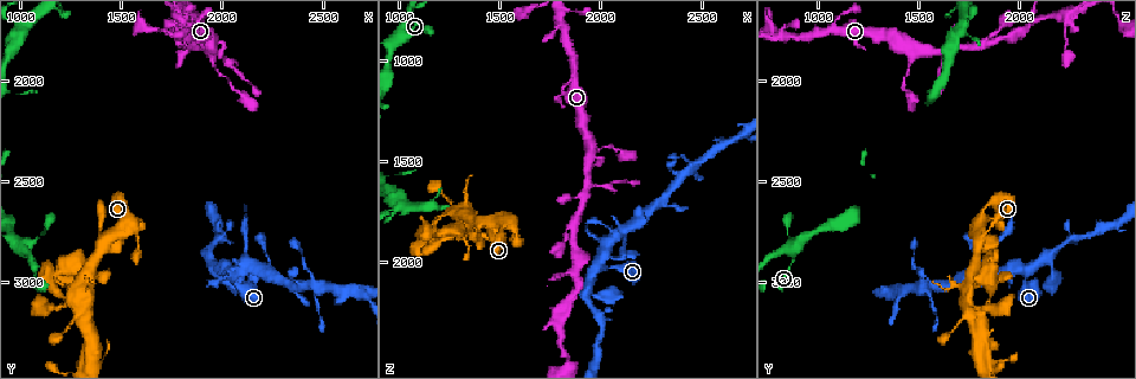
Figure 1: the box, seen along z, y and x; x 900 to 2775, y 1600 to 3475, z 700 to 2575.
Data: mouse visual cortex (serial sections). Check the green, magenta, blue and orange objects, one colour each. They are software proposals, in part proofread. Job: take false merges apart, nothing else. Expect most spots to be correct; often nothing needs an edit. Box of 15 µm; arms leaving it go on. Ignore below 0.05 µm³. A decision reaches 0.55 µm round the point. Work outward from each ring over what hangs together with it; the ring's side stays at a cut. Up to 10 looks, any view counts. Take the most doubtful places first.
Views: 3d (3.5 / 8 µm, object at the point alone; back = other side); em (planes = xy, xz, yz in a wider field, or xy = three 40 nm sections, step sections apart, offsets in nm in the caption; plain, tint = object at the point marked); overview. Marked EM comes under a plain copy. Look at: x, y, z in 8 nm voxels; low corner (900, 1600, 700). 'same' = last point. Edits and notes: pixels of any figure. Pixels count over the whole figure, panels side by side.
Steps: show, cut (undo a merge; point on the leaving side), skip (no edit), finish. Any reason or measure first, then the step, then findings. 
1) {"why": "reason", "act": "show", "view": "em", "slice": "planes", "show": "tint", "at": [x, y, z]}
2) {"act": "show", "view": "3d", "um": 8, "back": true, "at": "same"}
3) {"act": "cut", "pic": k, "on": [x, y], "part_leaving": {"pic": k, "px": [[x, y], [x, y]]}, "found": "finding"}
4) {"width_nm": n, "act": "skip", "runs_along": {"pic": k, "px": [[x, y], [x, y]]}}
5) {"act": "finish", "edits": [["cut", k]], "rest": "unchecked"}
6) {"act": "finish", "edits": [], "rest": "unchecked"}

{"why": "narrows sharply", "act": "show", "view": "3d", "um": 8, "at": [1090, 2760, 860]}

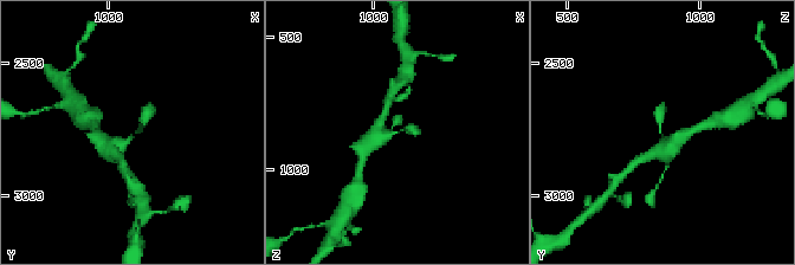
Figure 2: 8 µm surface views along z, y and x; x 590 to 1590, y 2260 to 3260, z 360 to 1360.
{"act": "show", "view": "3d", "um": 3.5, "at": [1110, 2760, 860]}

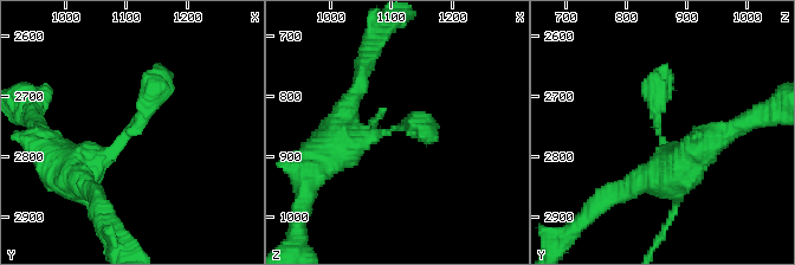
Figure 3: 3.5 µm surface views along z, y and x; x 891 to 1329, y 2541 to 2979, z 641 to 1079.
{"why": "now the EM", "act": "show", "view": "em", "slice": "xy", "step": 5, "show": "tint", "at": [1105, 2760, 860]}

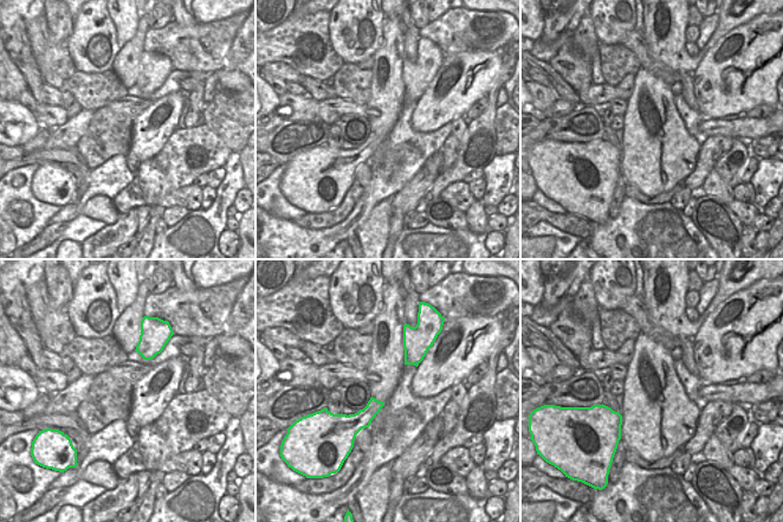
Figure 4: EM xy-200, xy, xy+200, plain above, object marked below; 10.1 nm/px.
{"act": "skip", "runs_along": {"pic": 3, "px": [[83, 187], [141, 122], [155, 68]]}, "found": "all the same cell"}

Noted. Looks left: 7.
{"why": "a fork", "act": "show", "view": "3d", "um": 8, "at": [1940, 1860, 1600]}

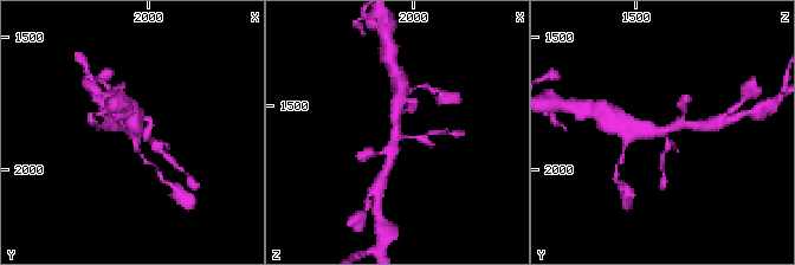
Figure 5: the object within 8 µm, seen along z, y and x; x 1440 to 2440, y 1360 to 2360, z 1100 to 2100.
{"act": "show", "view": "em", "slice": "xy", "step": 5, "show": "tint", "at": [1940, 1860, 1600]}

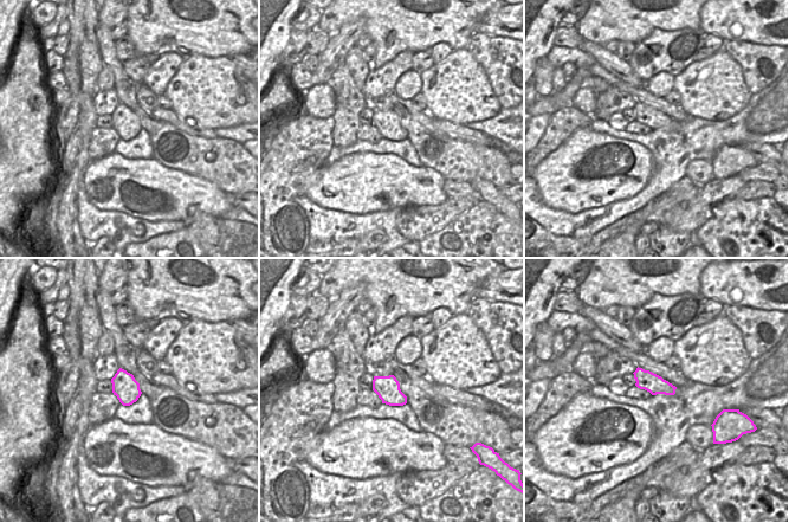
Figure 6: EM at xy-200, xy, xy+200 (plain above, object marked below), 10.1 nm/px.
{"width_nm": 240, "act": "skip", "runs_along": {"pic": 5, "px": [[399, 98], [395, 135], [388, 163]]}, "found": "continuous, no second cell"}

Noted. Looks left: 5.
{"why": "calibre changes", "act": "show", "view": "3d", "um": 3.5, "at": [1880, 1730, 2030]}

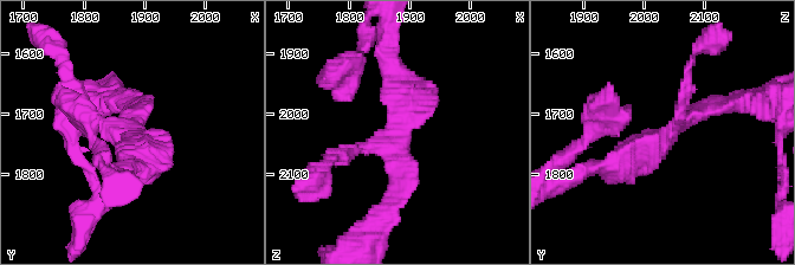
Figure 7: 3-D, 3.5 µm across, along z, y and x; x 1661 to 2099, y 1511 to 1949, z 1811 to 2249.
{"why": "now the EM", "act": "show", "view": "em", "slice": "xy", "step": 2, "show": "tint", "at": [1880, 1740, 2030]}

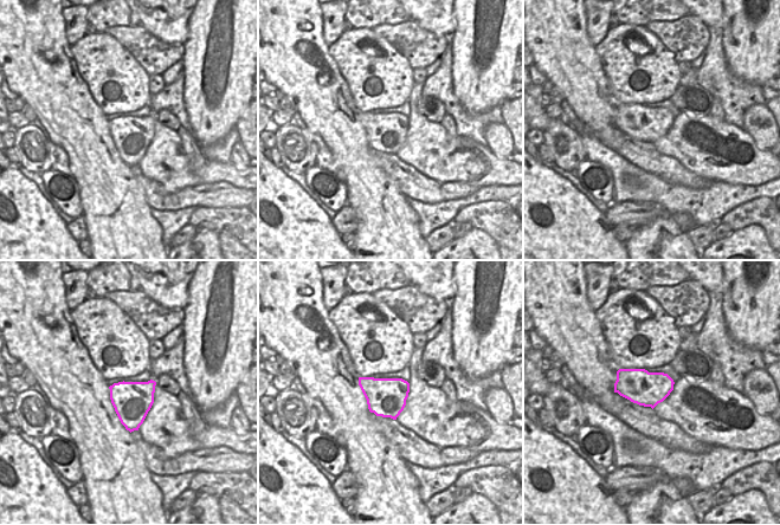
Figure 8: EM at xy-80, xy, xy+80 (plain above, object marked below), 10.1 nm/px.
{"arm_widths_nm": [150, 250, 300], "act": "skip", "runs_along": {"pic": 7, "px": [[600, 168], [728, 105]]}, "found": "one cell here"}

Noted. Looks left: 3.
{"why": "two arms in line, one across", "act": "show", "view": "3d", "um": 3.5, "at": [2110, 2930, 1840]}

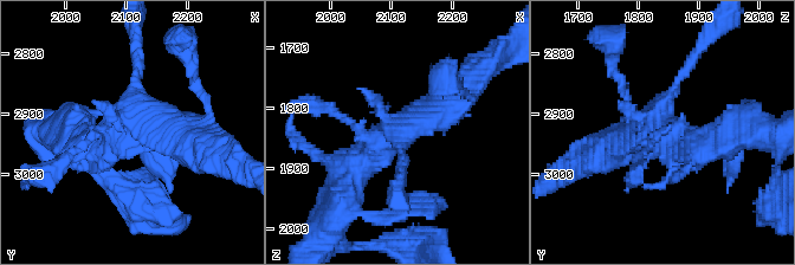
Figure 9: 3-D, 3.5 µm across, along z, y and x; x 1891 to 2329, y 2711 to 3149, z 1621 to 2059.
{"why": "need the tissue", "act": "show", "view": "em", "slice": "xy", "step": 3, "show": "tint", "at": [2105, 2930, 1845]}

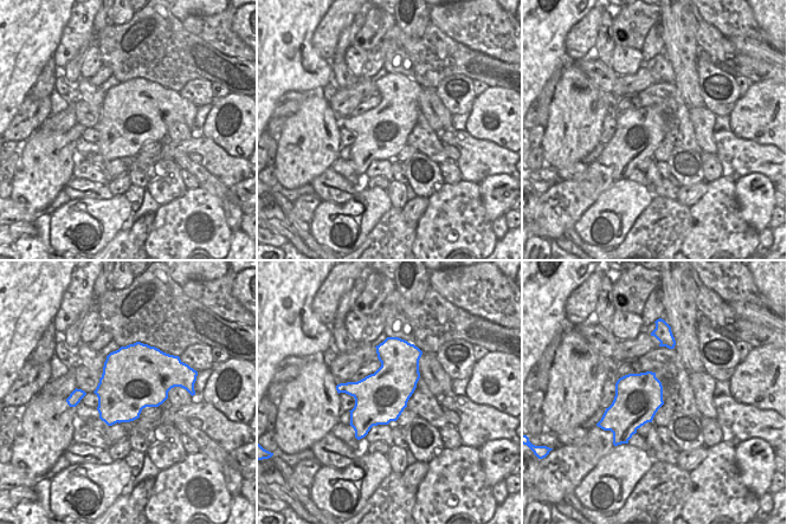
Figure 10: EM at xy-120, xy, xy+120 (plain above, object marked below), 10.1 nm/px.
{"act": "skip", "found": "continuous, no second cell"}

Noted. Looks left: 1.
{"act": "finish", "edits": [], "rest": "unchecked"}

